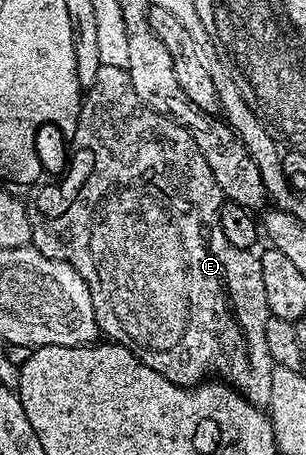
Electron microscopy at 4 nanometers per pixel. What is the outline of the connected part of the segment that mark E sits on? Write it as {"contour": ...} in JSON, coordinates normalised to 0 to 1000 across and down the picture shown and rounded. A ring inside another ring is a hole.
{"contour":[[[330,141],[324,158],[310,163],[310,182],[297,182],[297,191],[275,198],[245,297],[222,319],[225,365],[216,367],[199,400],[190,407],[137,404],[121,411],[137,415],[111,413],[111,424],[82,442],[82,462],[108,510],[108,543],[141,552],[167,569],[219,576],[232,587],[245,587],[245,596],[258,596],[258,604],[271,604],[297,640],[327,730],[350,732],[359,752],[422,767],[458,793],[480,798],[493,815],[520,815],[533,833],[559,833],[559,842],[595,851],[650,846],[683,831],[719,833],[732,844],[791,864],[824,890],[876,892],[899,798],[886,789],[886,771],[873,771],[873,701],[886,690],[873,675],[873,646],[859,633],[853,567],[837,554],[755,543],[755,534],[742,534],[742,516],[729,516],[722,497],[722,413],[716,402],[703,402],[703,385],[690,385],[690,367],[676,367],[676,349],[663,349],[663,332],[650,332],[631,295],[578,266],[562,266],[556,257],[480,235],[480,226],[467,226],[467,218],[441,209],[441,191],[428,191],[418,152]]]}

